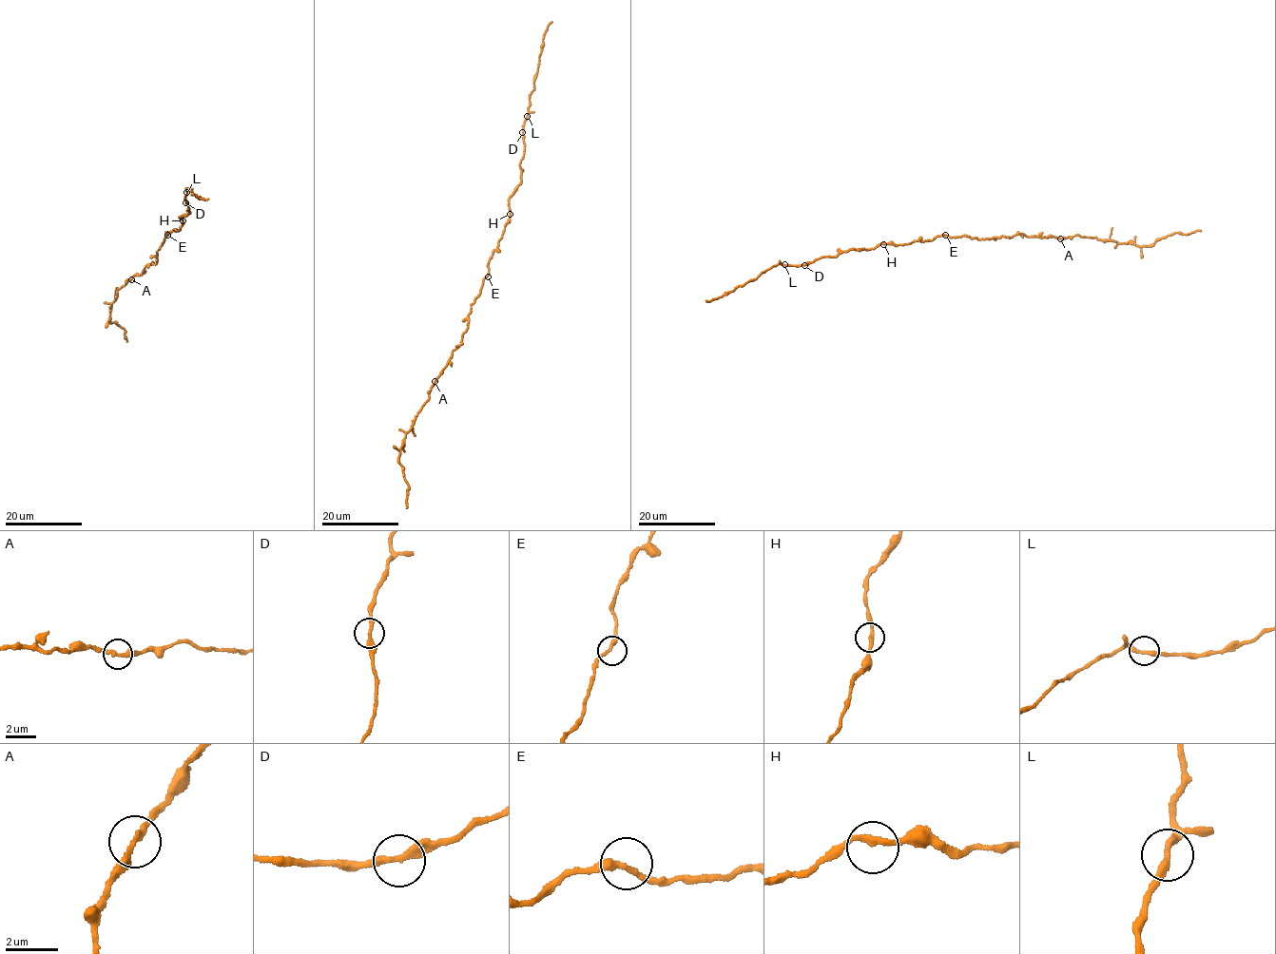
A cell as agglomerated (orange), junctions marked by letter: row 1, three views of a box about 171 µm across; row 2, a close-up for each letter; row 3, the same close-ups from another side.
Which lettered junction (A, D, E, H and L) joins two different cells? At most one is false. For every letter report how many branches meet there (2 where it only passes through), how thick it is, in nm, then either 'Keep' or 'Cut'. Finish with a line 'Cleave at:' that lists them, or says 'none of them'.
A: Branches: 2. Thickness 240 nm. Keep
D: Branches: 2. Thickness 240 nm. Keep
E: Branches: 2. Thickness 260 nm. Keep
H: Branches: 2. Thickness 200 nm. Keep
L: Branches: 2. Thickness 240 nm. Keep
Cleave at: none of them

